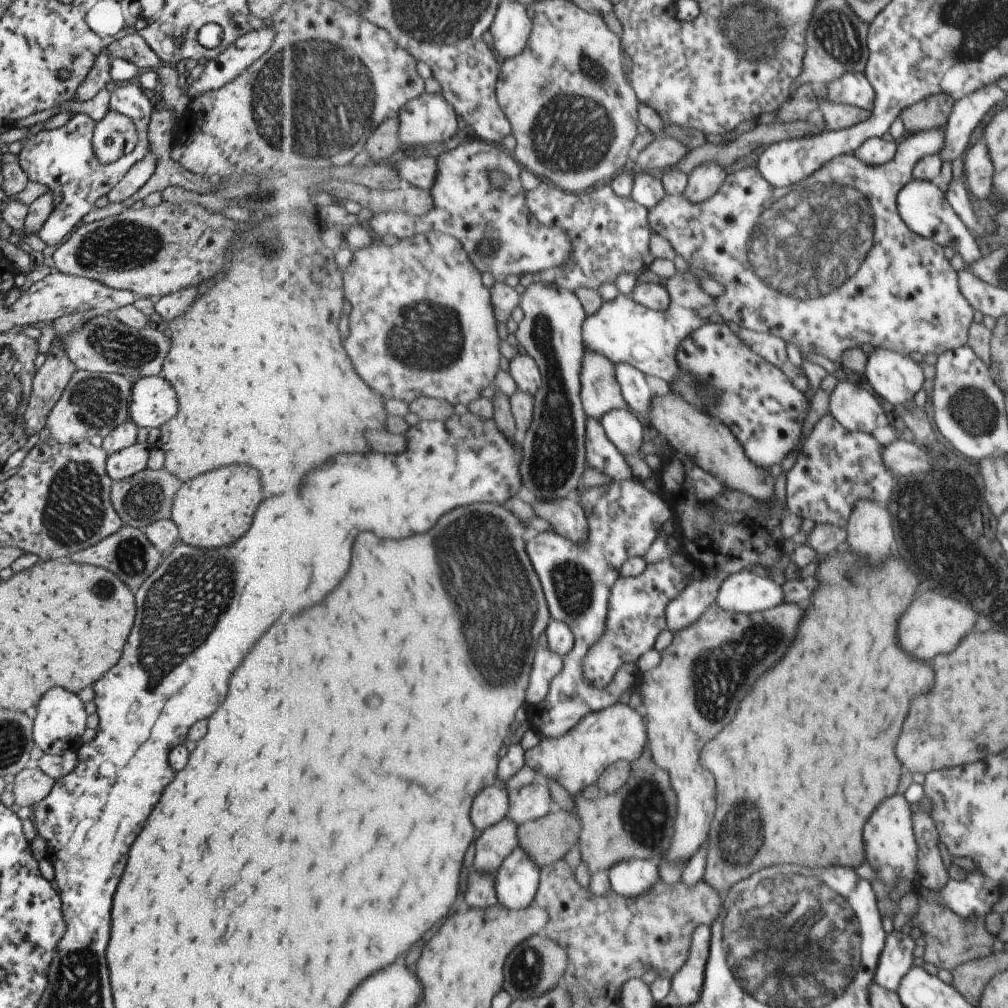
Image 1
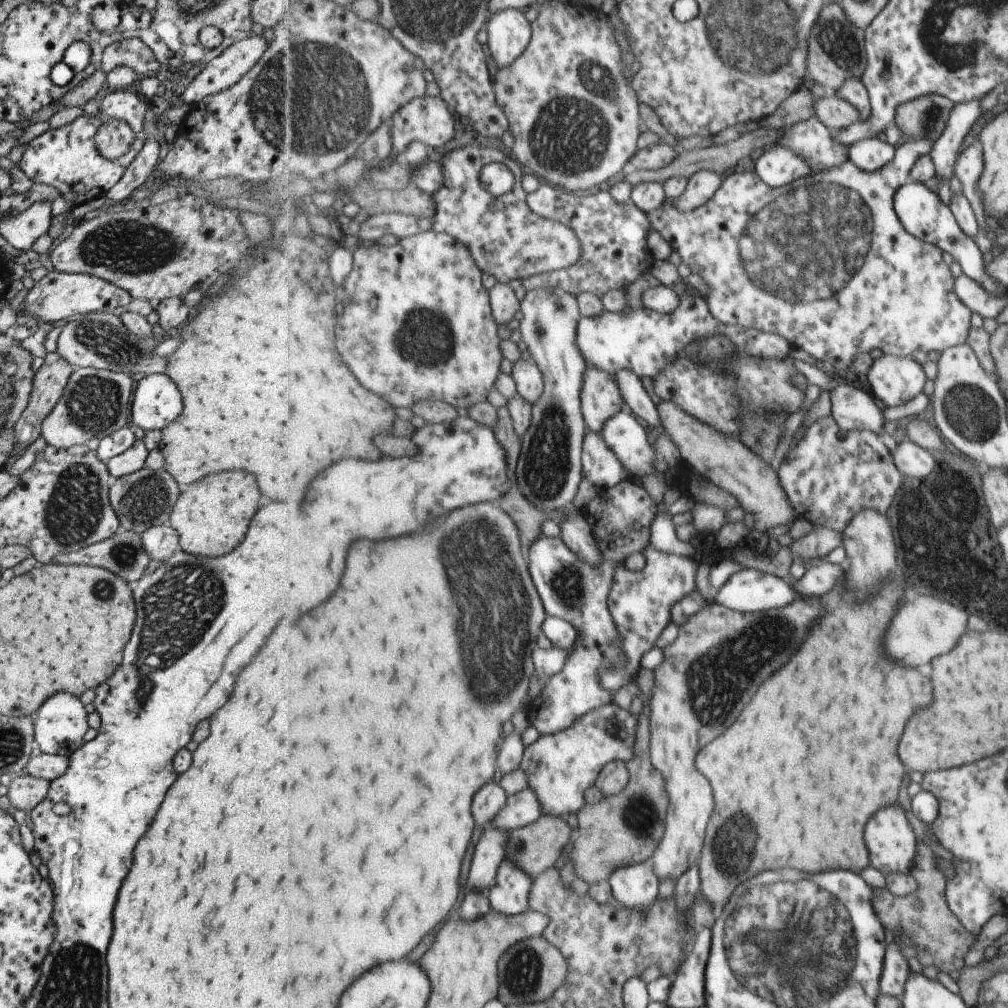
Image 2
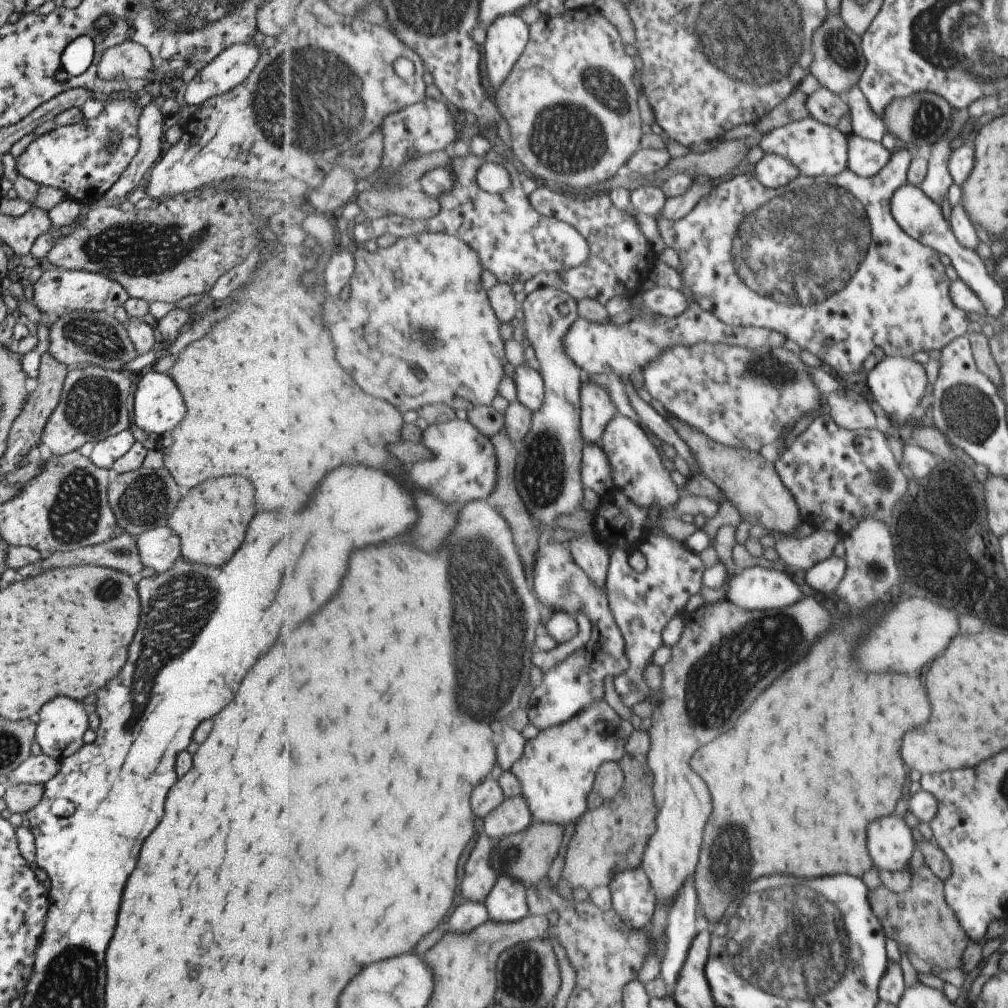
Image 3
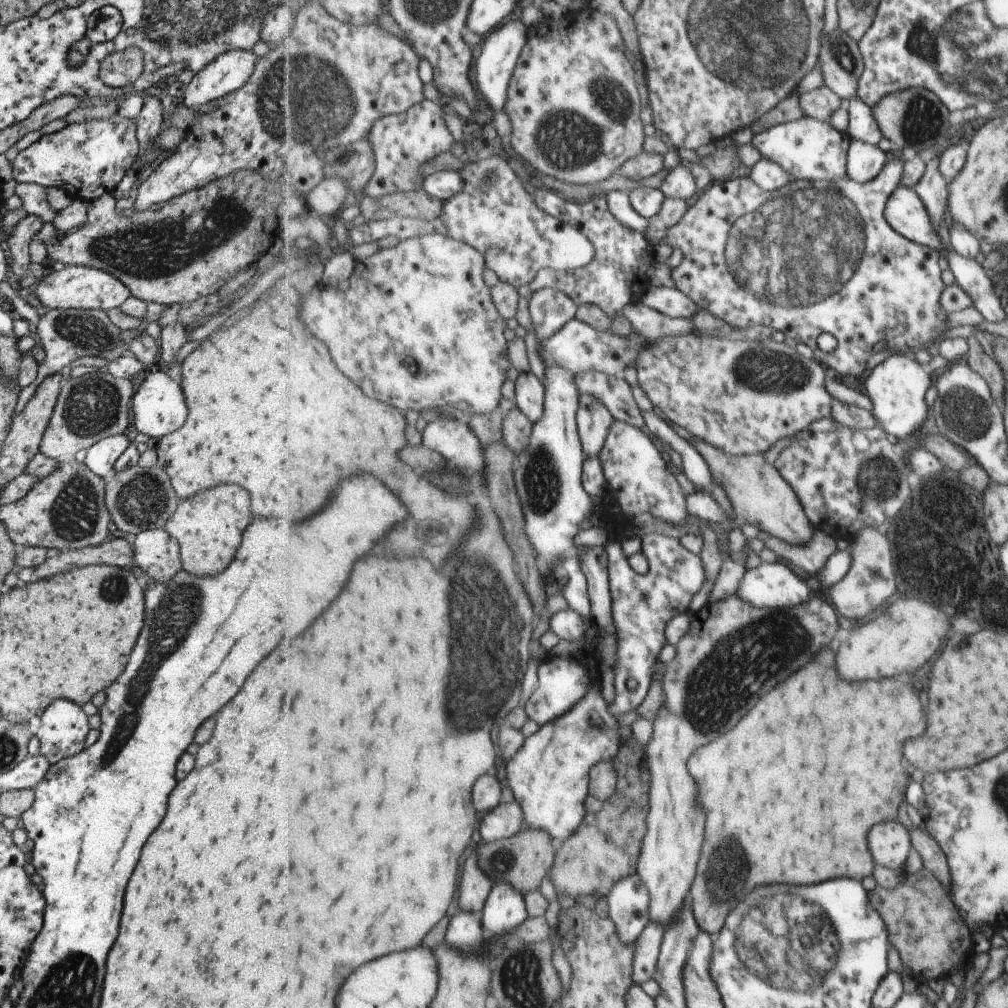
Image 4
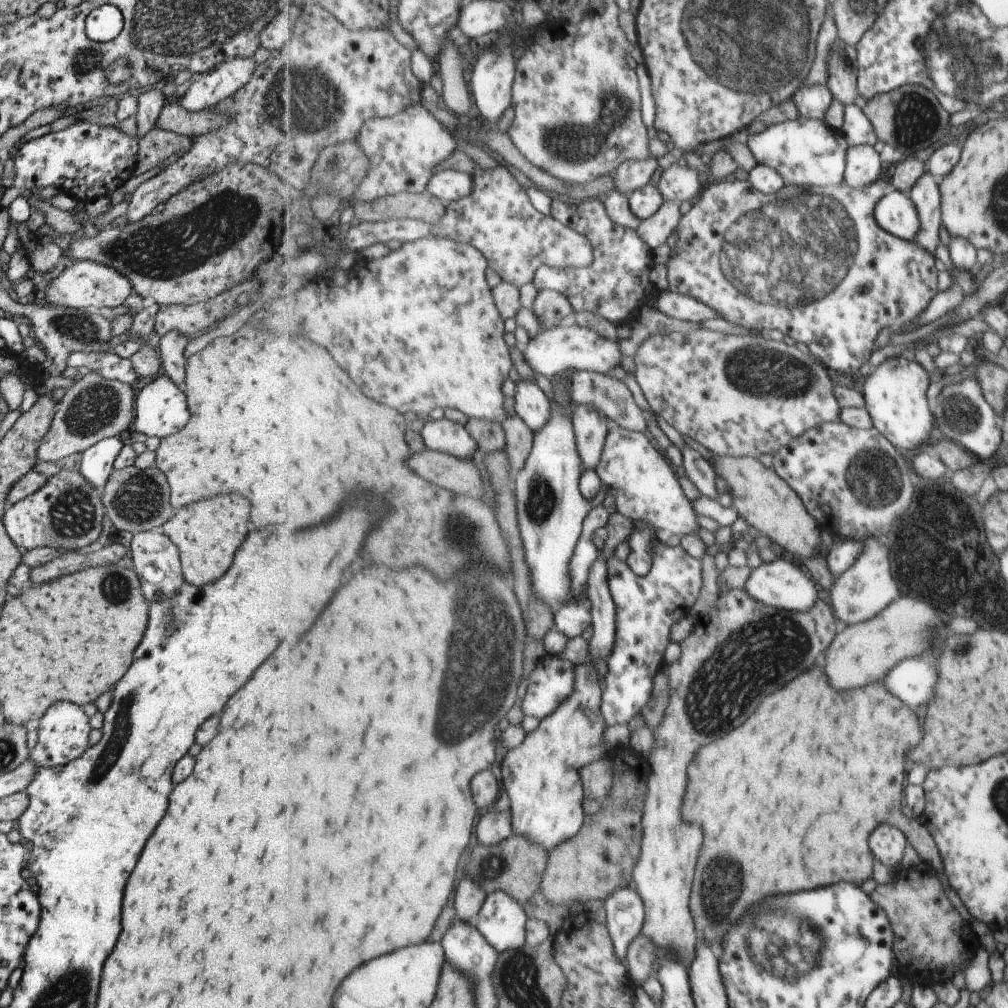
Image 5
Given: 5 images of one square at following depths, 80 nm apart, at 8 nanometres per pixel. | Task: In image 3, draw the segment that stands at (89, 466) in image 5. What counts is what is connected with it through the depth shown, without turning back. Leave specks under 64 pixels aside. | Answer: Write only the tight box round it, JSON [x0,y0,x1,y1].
[88,428,135,469]

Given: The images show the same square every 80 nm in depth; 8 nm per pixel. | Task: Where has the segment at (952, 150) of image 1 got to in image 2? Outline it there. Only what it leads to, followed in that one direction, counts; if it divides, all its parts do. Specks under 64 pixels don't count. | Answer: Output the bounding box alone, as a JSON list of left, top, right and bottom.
[930,99,982,179]

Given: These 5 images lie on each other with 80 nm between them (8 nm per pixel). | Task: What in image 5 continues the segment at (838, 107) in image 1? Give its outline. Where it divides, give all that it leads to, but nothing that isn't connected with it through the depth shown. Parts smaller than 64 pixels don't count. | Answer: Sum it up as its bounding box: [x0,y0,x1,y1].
[793,84,835,120]

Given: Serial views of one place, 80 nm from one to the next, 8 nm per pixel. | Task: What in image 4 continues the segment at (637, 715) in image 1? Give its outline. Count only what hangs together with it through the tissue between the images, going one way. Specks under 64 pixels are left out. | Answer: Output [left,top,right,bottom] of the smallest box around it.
[506,686,623,843]

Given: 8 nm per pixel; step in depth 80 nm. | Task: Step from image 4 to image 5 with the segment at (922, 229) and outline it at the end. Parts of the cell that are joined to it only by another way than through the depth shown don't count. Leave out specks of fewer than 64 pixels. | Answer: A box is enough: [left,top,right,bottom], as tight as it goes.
[875,189,922,241]

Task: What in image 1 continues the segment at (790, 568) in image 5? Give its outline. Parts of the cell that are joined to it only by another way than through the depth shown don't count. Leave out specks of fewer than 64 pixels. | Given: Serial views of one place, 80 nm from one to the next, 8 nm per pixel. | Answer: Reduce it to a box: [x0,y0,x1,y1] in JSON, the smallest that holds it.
[716,570,787,614]

